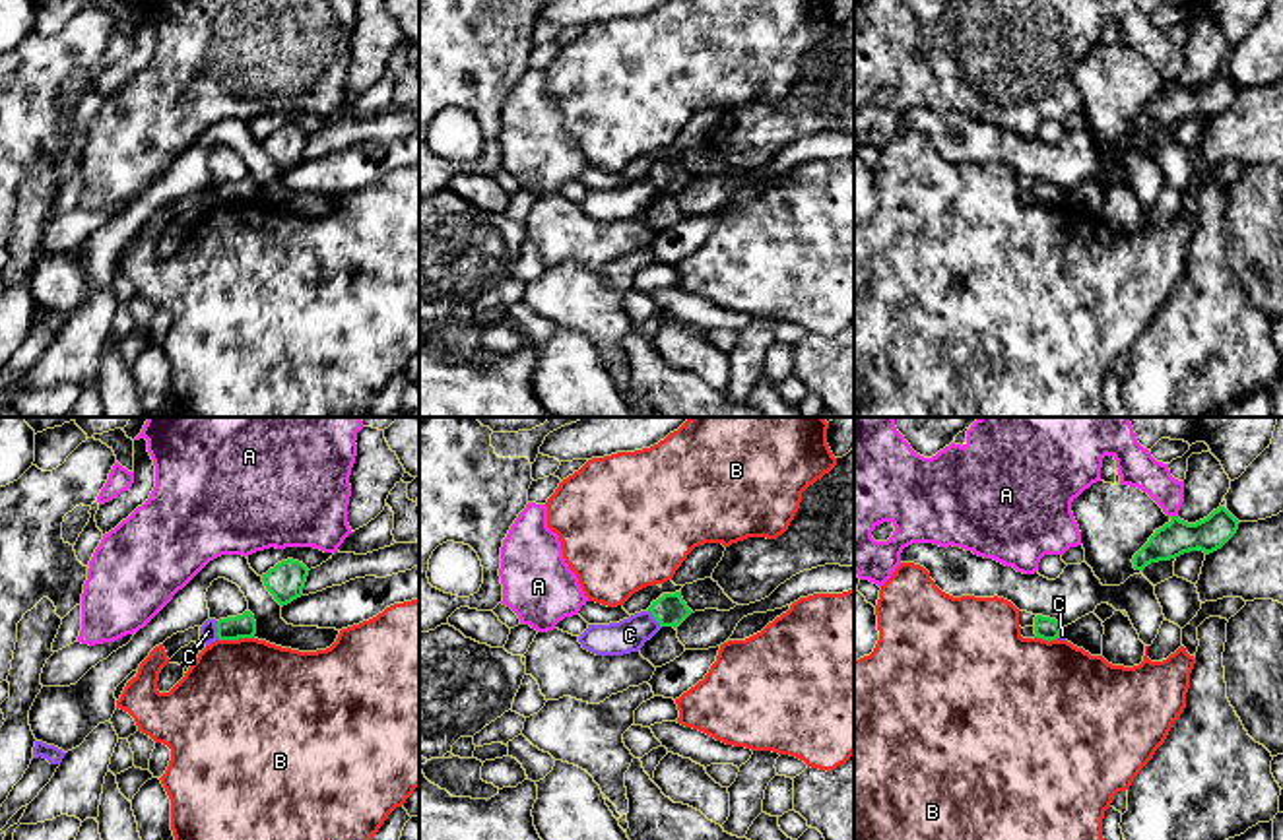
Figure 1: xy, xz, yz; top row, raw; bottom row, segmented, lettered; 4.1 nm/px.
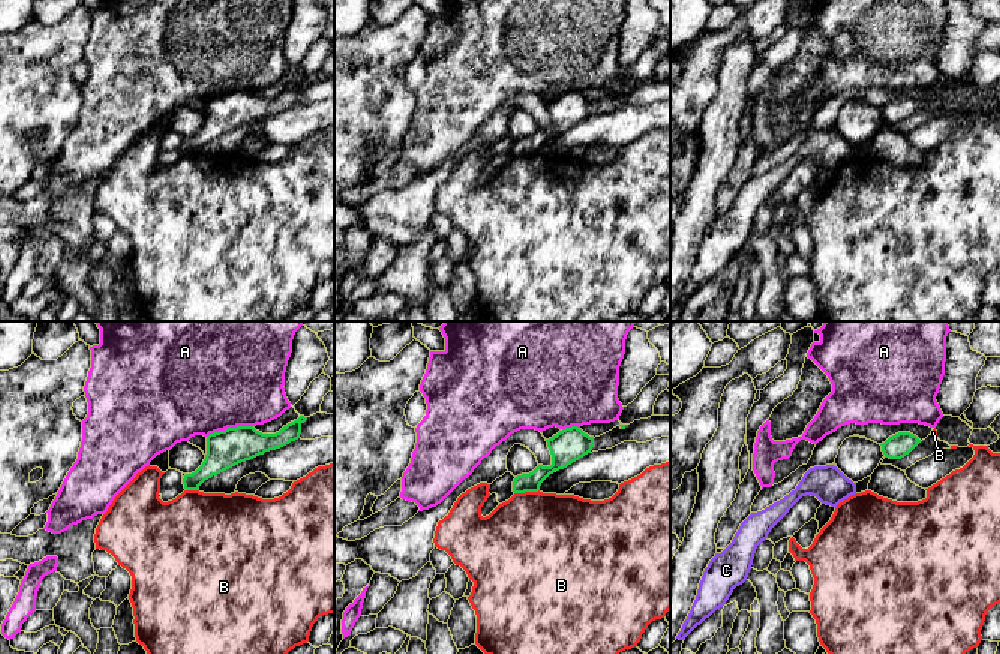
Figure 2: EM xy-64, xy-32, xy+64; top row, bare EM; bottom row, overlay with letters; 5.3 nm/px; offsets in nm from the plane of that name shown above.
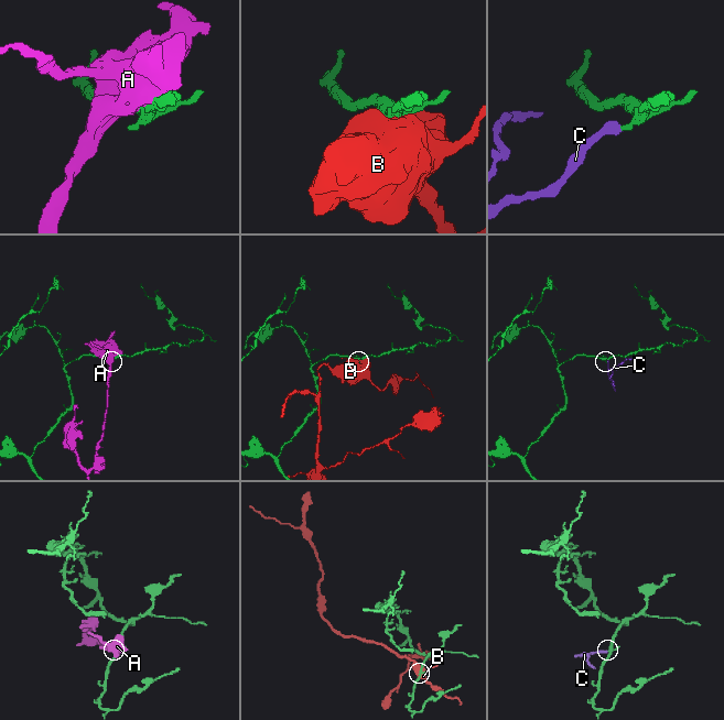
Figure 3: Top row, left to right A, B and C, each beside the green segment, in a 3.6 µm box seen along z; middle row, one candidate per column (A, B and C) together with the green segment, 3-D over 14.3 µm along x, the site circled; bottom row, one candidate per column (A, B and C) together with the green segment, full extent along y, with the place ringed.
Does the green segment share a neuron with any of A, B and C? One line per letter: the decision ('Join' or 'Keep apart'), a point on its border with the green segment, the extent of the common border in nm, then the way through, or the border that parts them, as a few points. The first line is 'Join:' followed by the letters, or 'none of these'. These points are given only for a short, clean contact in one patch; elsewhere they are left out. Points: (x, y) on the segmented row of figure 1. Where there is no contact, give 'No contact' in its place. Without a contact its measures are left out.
Join: C
A: Keep apart. Touches green at yz (1173, 516). Shared border 40 nm
B: Keep apart. Touches green at xy (235, 639). Shared border 140 nm
C: Join. Touches green at xy (218, 631). Shared border 80 nm. Path across: xy (243, 625), (218, 631), (208, 631)

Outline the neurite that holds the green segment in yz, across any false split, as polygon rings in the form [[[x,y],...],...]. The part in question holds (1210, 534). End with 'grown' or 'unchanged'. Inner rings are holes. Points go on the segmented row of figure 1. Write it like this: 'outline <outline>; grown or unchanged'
outline [[[1219,506],[1196,524],[1172,516],[1170,522],[1155,530],[1149,541],[1134,555],[1134,568],[1143,570],[1151,563],[1170,561],[1198,549],[1209,555],[1236,533],[1238,524],[1225,506]]]; unchanged

